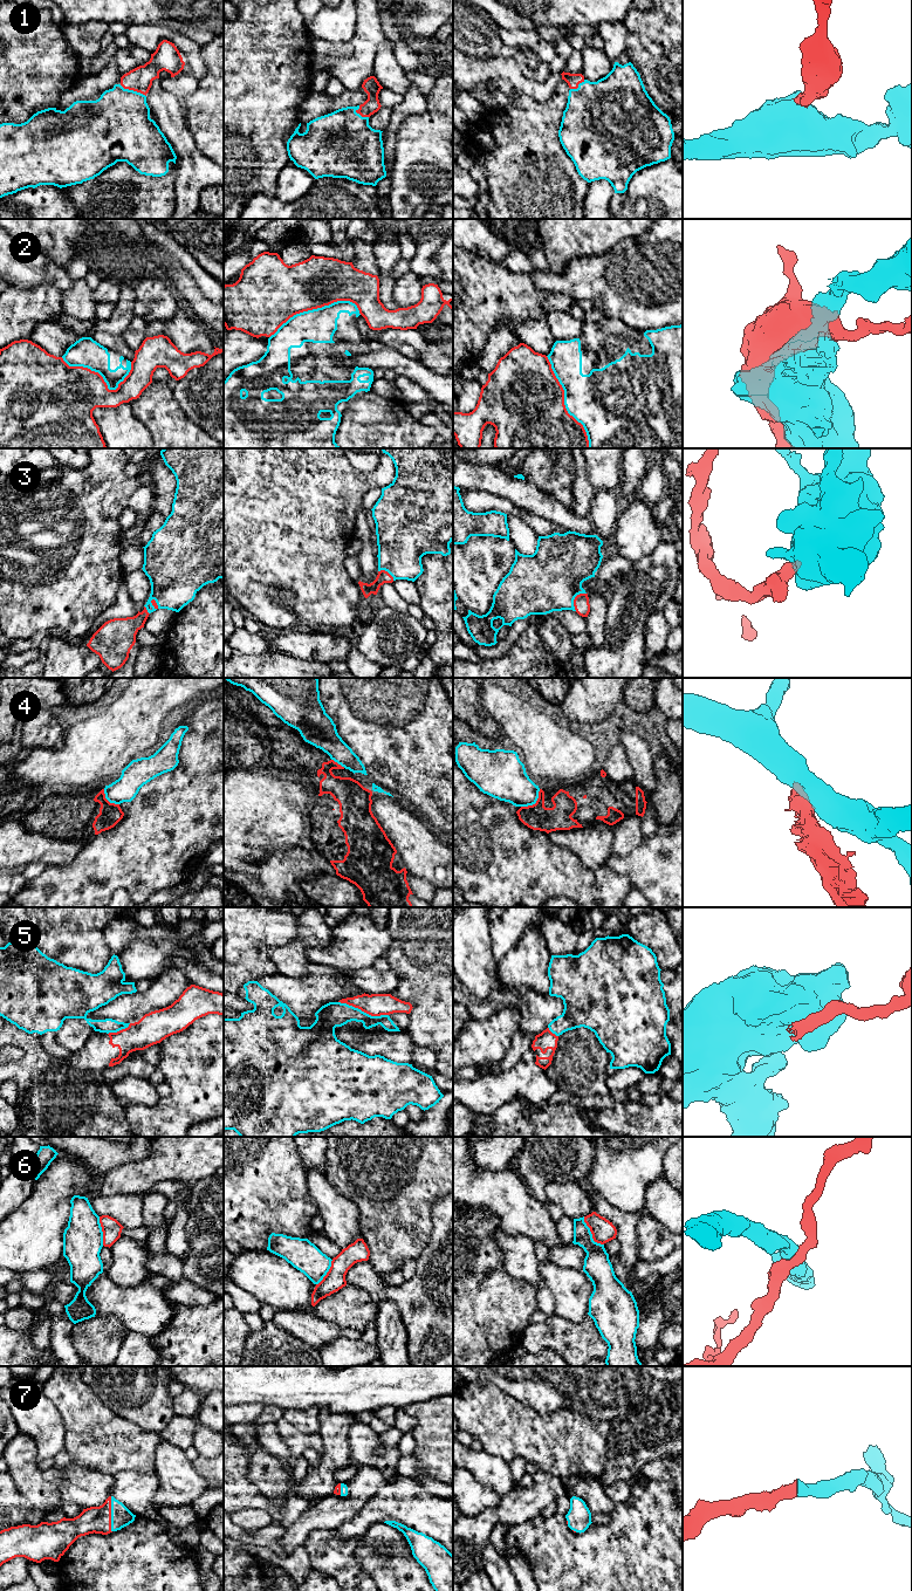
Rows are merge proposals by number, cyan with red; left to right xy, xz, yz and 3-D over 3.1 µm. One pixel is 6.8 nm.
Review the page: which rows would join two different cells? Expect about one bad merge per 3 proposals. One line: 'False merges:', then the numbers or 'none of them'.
False merges: 2, 4, 5, 6

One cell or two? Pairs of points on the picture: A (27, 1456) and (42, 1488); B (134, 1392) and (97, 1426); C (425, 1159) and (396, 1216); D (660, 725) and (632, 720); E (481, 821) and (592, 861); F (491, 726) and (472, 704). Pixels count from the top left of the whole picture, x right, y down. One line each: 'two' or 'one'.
A: one
B: two
C: one
D: one
E: two
F: one

